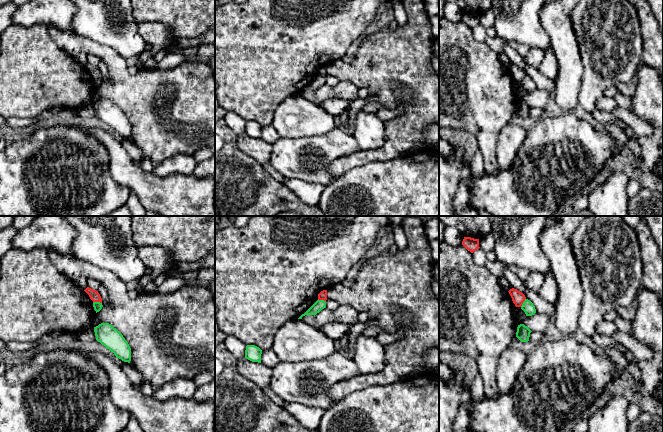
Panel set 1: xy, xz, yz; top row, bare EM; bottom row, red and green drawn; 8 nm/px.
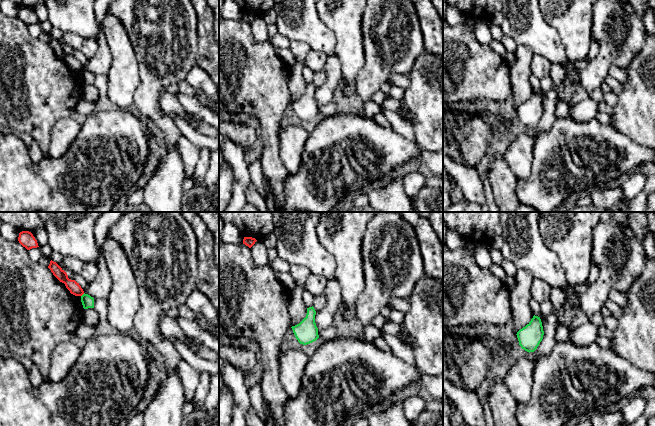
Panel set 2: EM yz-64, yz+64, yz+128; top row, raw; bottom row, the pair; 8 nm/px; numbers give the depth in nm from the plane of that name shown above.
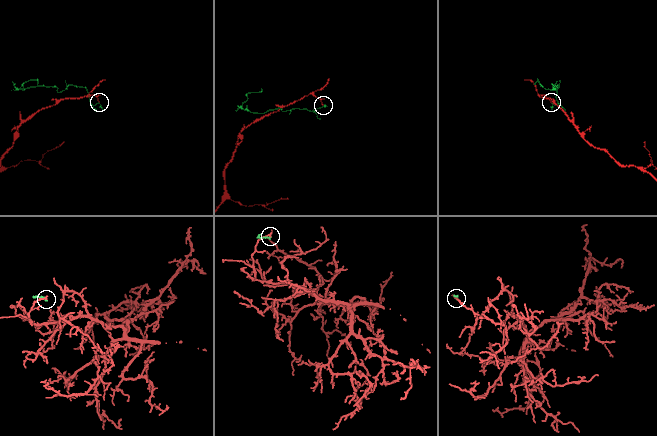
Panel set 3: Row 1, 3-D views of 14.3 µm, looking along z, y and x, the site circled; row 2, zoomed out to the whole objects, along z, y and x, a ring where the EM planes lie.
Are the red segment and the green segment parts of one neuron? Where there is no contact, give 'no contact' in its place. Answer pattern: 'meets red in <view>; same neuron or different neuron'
meets red in xy; different neuron

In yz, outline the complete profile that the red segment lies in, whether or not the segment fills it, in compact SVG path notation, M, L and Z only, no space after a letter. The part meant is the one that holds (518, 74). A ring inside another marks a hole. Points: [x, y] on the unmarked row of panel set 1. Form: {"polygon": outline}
{"polygon": "M514 64L510 65L508 68L509 68L515 82L521 83L523 78L526 75L525 71L522 68L518 67L517 65L514 65Z"}

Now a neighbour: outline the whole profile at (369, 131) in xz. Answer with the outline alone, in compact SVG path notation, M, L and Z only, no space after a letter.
M360 110L354 121L353 137L357 141L358 150L376 150L381 148L386 140L385 122L376 114Z

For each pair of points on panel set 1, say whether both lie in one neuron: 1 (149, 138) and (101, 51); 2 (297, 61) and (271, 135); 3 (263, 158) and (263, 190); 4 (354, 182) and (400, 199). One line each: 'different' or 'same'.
1: same
2: different
3: different
4: same

